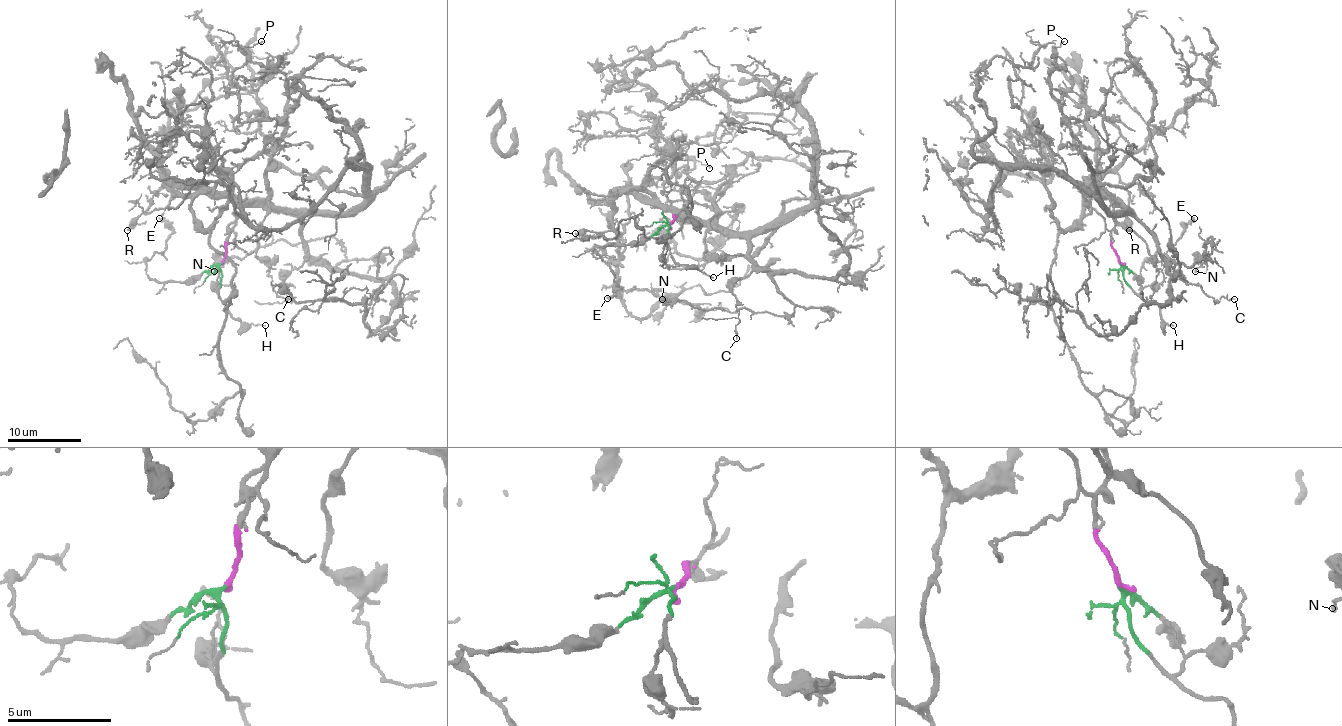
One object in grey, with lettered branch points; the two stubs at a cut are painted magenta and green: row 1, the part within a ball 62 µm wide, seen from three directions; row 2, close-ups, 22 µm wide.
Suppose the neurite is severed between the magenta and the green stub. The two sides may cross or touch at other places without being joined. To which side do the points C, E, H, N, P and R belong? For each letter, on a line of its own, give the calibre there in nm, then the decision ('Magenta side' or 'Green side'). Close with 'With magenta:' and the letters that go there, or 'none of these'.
C: Thickness 100 nm. Magenta side
E: Thickness 240 nm. Green side
H: Thickness 90 nm. Green side
N: Thickness 130 nm. Magenta side
P: Thickness 100 nm. Magenta side
R: Thickness 280 nm. Magenta side
With magenta: C, N, P, R

